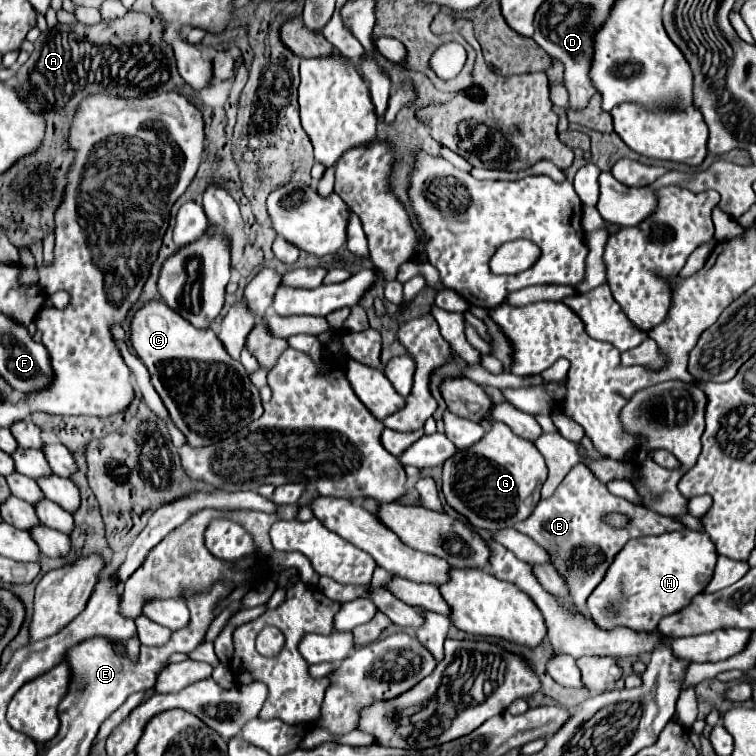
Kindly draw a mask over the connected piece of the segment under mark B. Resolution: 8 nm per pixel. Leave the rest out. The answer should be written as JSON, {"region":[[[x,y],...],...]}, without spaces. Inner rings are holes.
{"region":[[[575,465],[575,469],[567,473],[557,491],[549,499],[541,499],[531,517],[515,525],[515,529],[529,535],[551,553],[553,567],[563,575],[567,587],[571,589],[571,605],[575,609],[583,609],[587,597],[599,585],[613,557],[625,547],[627,541],[645,535],[663,535],[669,531],[679,531],[685,529],[685,525],[675,517],[659,515],[655,511],[633,505],[627,499],[609,493],[609,489],[593,475],[593,471],[587,465]],[[611,511],[629,515],[629,527],[617,529],[603,523],[601,517]]]}

